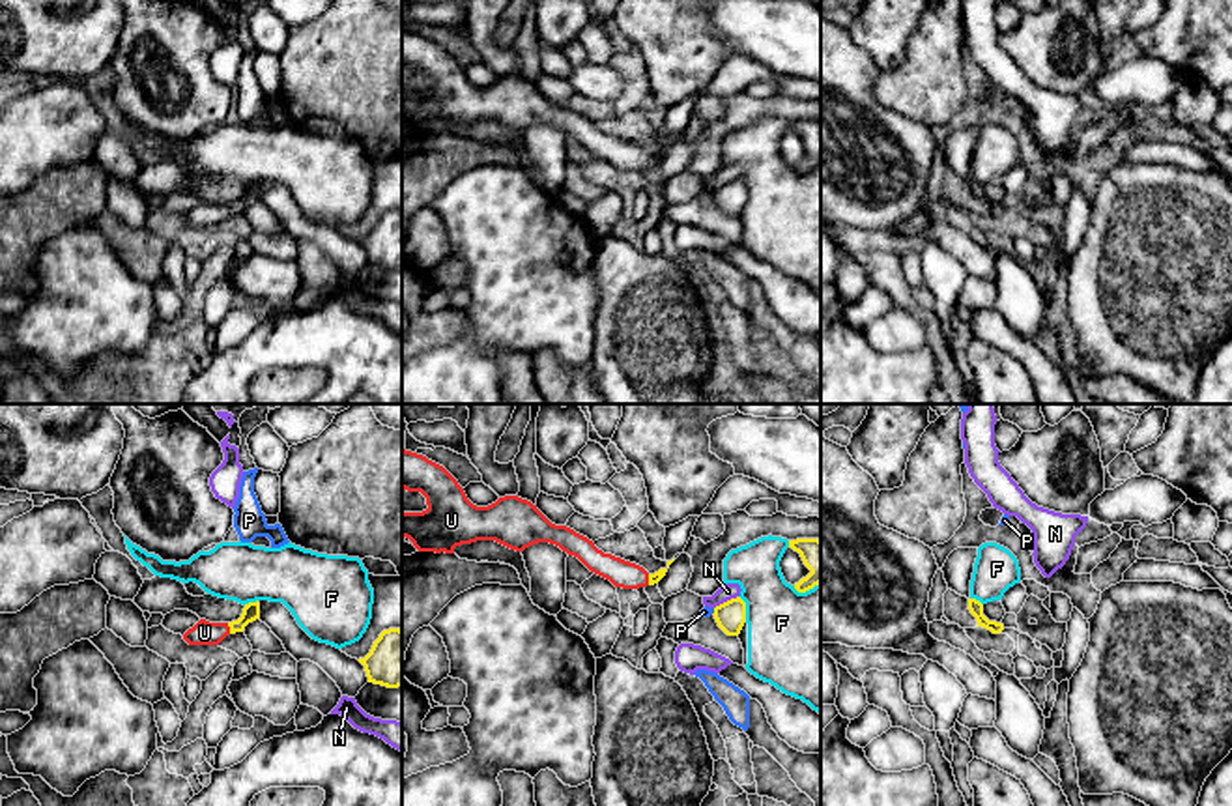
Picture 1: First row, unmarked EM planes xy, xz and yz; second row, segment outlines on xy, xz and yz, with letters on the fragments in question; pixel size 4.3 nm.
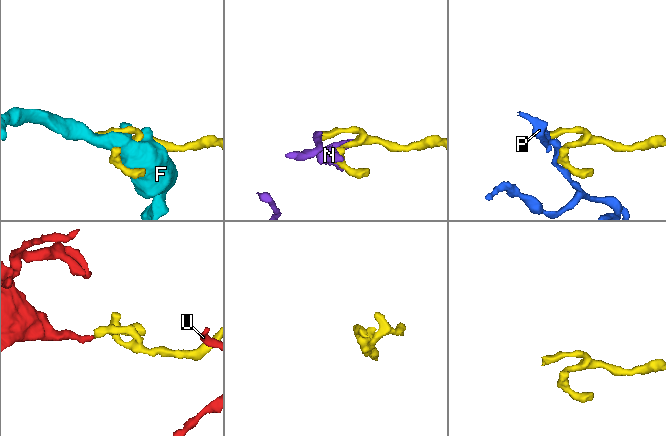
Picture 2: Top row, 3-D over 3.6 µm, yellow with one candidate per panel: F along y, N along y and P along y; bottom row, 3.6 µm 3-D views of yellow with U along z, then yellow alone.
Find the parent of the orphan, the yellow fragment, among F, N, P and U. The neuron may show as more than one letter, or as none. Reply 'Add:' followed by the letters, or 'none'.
Add: U

